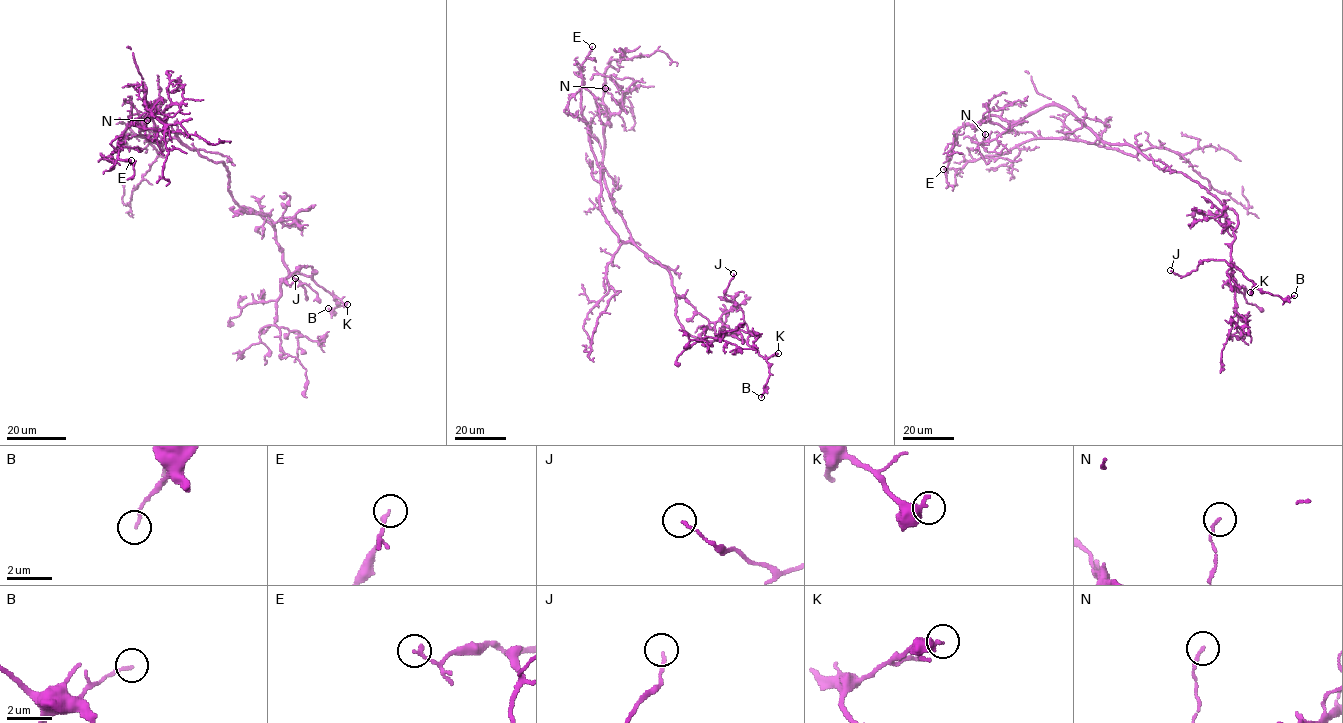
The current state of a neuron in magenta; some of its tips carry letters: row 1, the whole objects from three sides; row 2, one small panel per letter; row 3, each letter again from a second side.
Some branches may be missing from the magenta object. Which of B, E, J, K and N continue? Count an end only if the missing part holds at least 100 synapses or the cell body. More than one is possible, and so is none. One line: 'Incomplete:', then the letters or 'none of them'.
Incomplete: none of them

